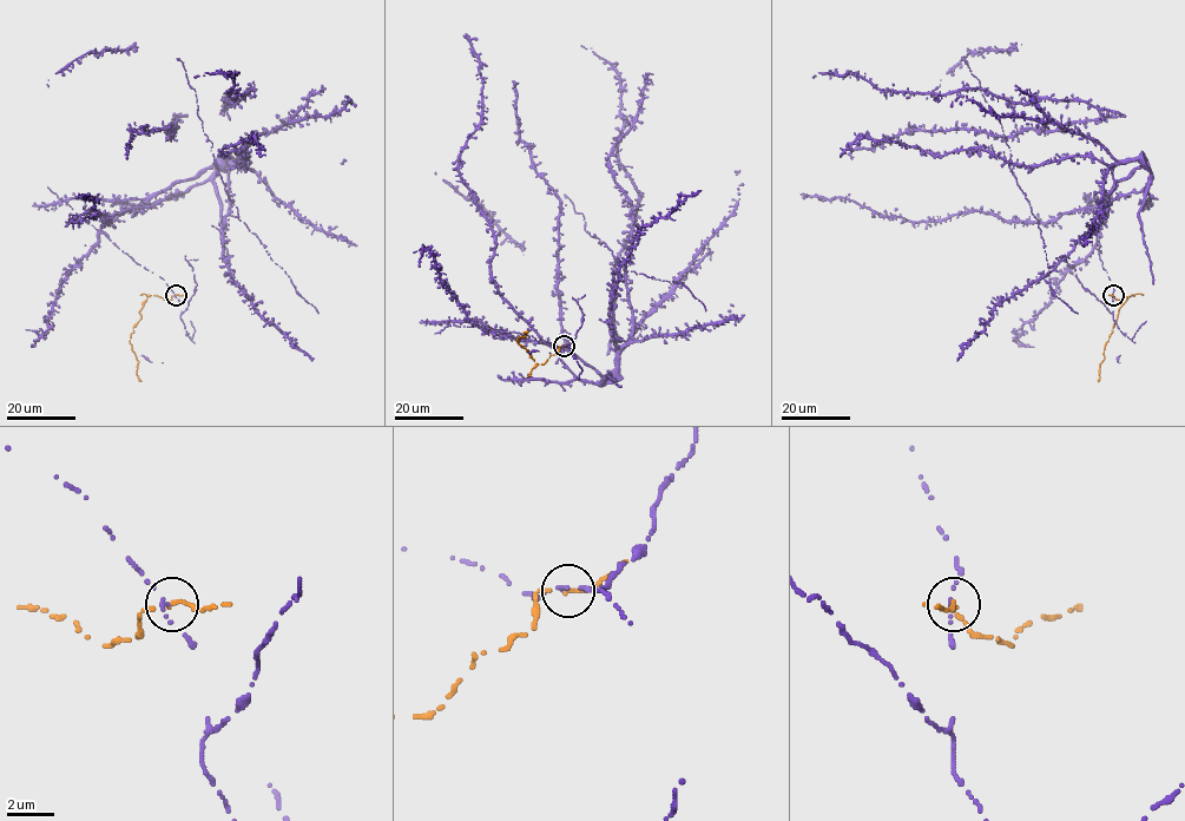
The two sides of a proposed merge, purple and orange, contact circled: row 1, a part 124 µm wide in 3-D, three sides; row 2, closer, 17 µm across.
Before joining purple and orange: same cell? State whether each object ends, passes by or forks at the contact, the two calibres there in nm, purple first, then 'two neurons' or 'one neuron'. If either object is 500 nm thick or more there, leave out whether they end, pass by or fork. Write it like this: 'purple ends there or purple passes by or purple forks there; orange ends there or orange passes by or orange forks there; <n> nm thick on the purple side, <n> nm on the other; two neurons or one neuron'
purple ends there; orange passes by; 140 nm thick on the purple side, 140 nm on the other; two neurons

